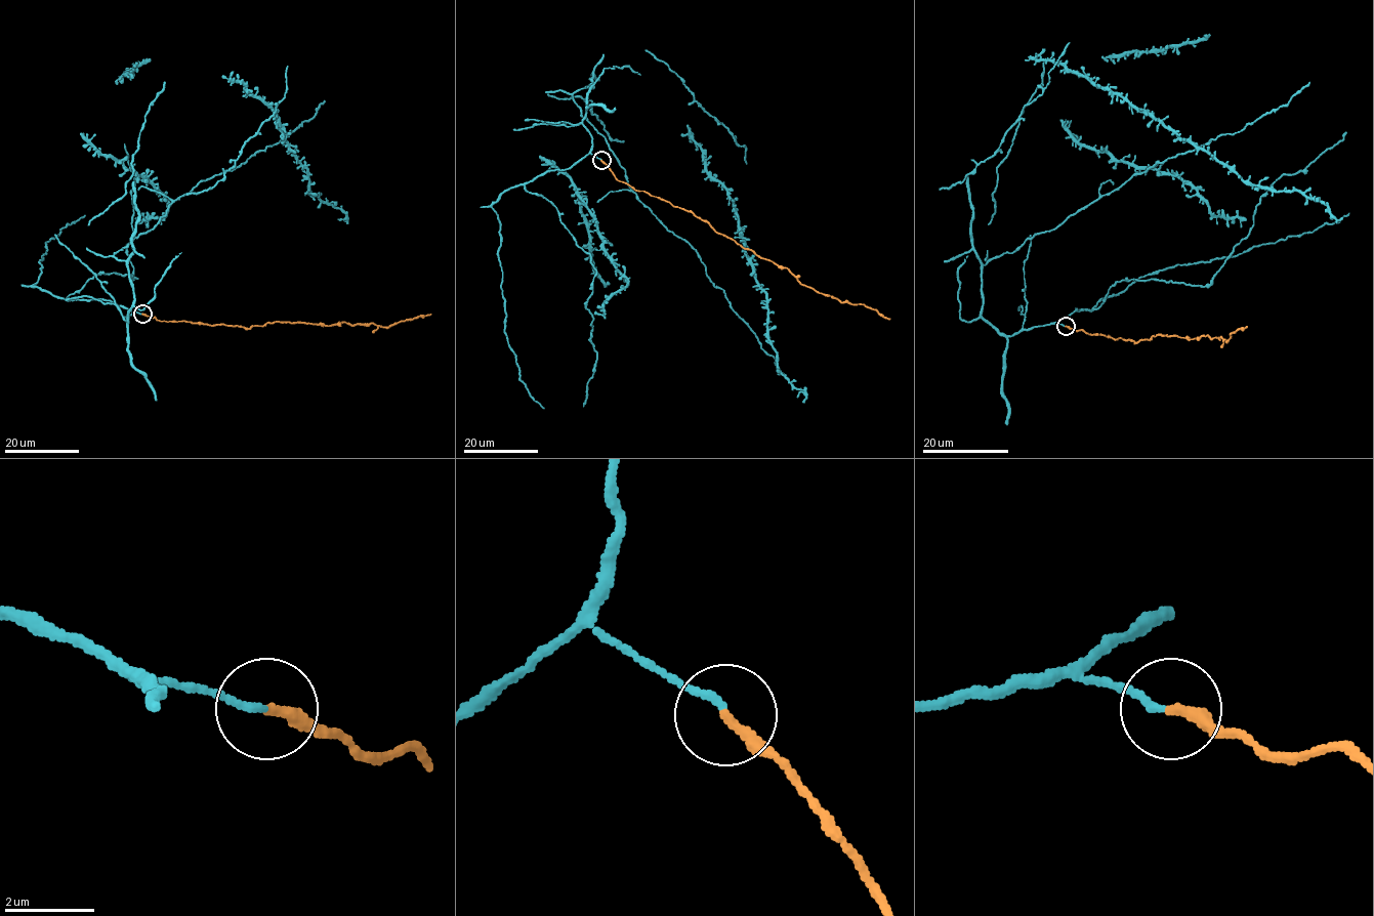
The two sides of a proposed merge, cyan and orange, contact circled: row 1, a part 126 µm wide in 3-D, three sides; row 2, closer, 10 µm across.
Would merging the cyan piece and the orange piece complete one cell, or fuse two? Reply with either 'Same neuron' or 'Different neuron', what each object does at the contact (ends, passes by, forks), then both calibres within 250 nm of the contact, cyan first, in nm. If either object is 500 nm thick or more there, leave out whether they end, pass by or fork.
Same neuron. At the ring cyan ends. At the ring orange ends. Thickness 160 nm (cyan) against 260 nm

